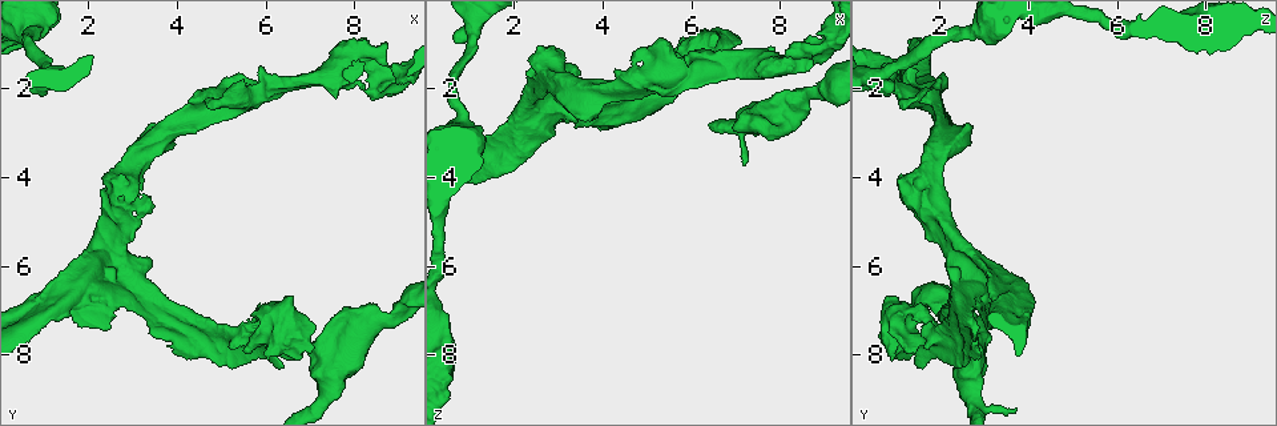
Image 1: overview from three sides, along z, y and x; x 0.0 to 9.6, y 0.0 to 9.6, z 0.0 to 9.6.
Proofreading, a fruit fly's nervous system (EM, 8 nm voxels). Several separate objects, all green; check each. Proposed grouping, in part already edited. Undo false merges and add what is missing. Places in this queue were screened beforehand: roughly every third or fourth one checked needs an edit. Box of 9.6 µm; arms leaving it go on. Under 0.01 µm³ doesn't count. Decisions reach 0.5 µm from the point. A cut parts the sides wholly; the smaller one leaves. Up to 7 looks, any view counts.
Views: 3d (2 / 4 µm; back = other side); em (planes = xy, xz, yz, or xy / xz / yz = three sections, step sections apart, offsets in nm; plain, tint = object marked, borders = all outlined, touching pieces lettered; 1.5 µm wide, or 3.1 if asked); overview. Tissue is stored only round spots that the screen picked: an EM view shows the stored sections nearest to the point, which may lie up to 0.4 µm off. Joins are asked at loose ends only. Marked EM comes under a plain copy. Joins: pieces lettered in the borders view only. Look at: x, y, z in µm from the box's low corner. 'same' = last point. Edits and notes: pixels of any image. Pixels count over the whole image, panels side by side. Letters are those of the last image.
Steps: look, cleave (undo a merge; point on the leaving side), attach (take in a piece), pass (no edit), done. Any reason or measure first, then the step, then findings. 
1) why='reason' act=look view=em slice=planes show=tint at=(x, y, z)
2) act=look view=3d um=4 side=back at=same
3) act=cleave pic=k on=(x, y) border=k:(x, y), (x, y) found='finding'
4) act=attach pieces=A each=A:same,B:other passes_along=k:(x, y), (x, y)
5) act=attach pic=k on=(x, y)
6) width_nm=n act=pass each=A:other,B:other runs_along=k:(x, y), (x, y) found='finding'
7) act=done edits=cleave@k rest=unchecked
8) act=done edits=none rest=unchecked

why='free end' act=look view=em slice=planes show=tint at=(4.90, 2.00, 1.80)

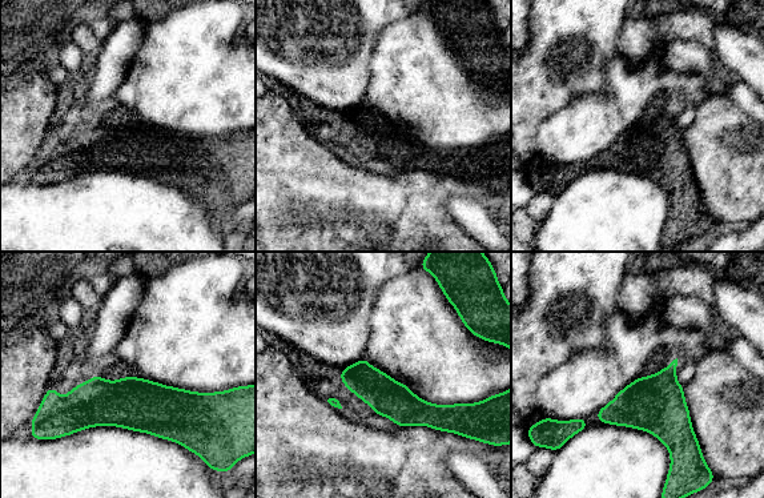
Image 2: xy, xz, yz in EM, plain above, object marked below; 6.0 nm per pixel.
act=look view=em slice=planes show=borders at=same

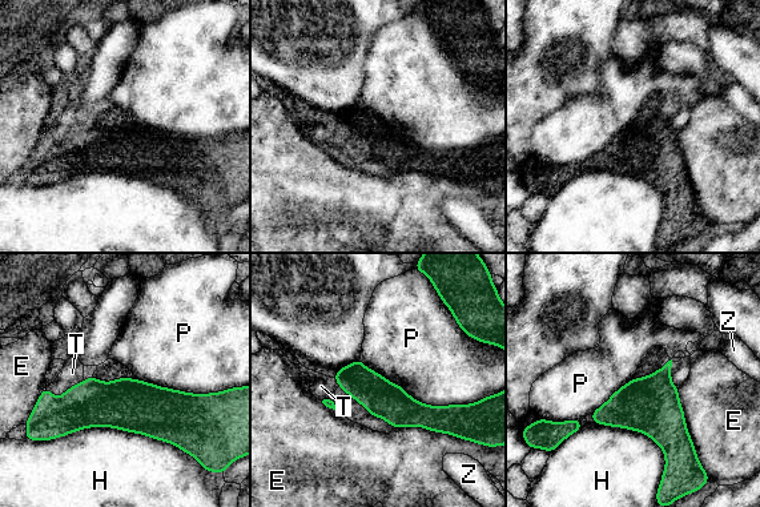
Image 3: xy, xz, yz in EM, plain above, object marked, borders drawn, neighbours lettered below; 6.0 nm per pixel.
width_nm=220 act=pass each=E:other,H:other,P:other,T:other,Z:other runs_along=3:(44, 394), (55, 405), (200, 399) found='none of them fits'

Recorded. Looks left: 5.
why='branch stops here' act=look view=em slice=yz step=4 show=tint at=(3.40, 4.40, 1.80)

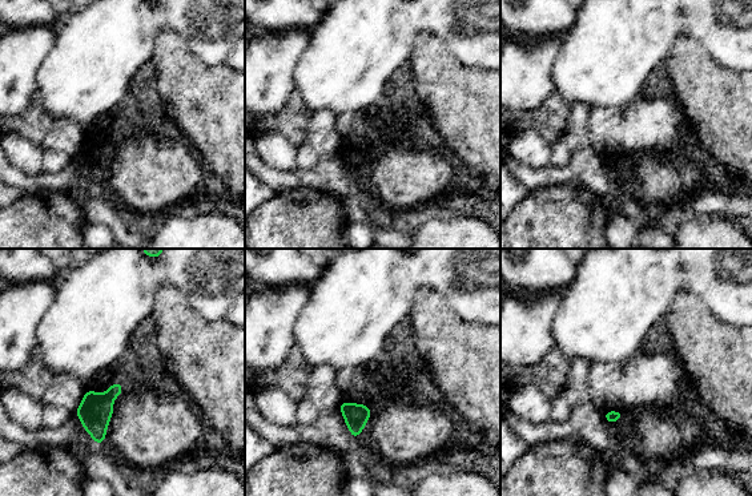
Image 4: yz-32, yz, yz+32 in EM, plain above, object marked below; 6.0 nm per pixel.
why='what lies round it' act=look view=em slice=yz step=4 show=borders at=same

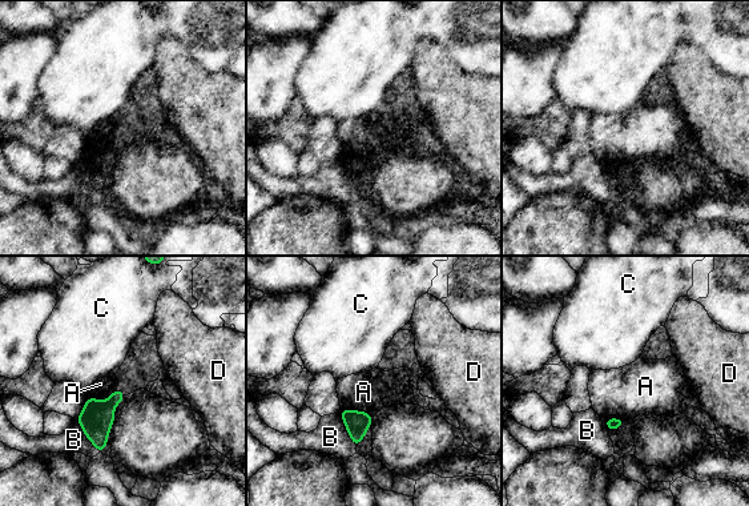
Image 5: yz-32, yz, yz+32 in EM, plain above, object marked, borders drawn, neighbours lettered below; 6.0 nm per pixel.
longest_contact=B:260nm act=pass each=A:other,B:other,C:other,D:other border=5:(345, 408), (367, 412) found='no lettered piece goes on from it'

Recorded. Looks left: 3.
why='looks like a crossing' act=look view=3d um=4 at=(4.15, 7.50, 2.70)

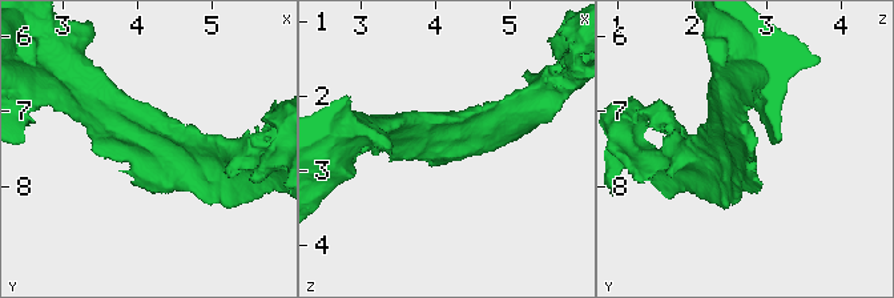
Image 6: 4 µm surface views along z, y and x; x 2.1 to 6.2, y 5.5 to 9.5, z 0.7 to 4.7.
arms=4 why='need the tissue' act=look view=em slice=planes show=borders at=(4.10, 7.45, 2.70)

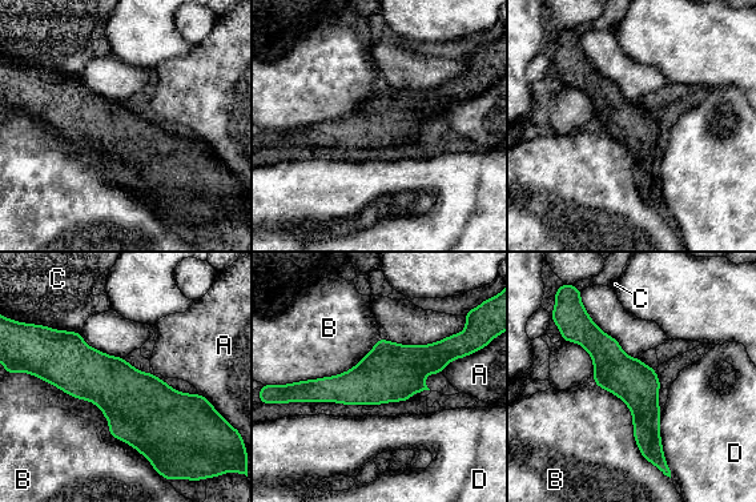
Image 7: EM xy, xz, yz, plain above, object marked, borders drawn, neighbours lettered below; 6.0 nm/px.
act=pass each=A:other,B:other,C:other,D:other border=7:(32, 374), (95, 404), (153, 468) found='one cell here'

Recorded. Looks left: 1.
act=done edits=none rest=unchecked

